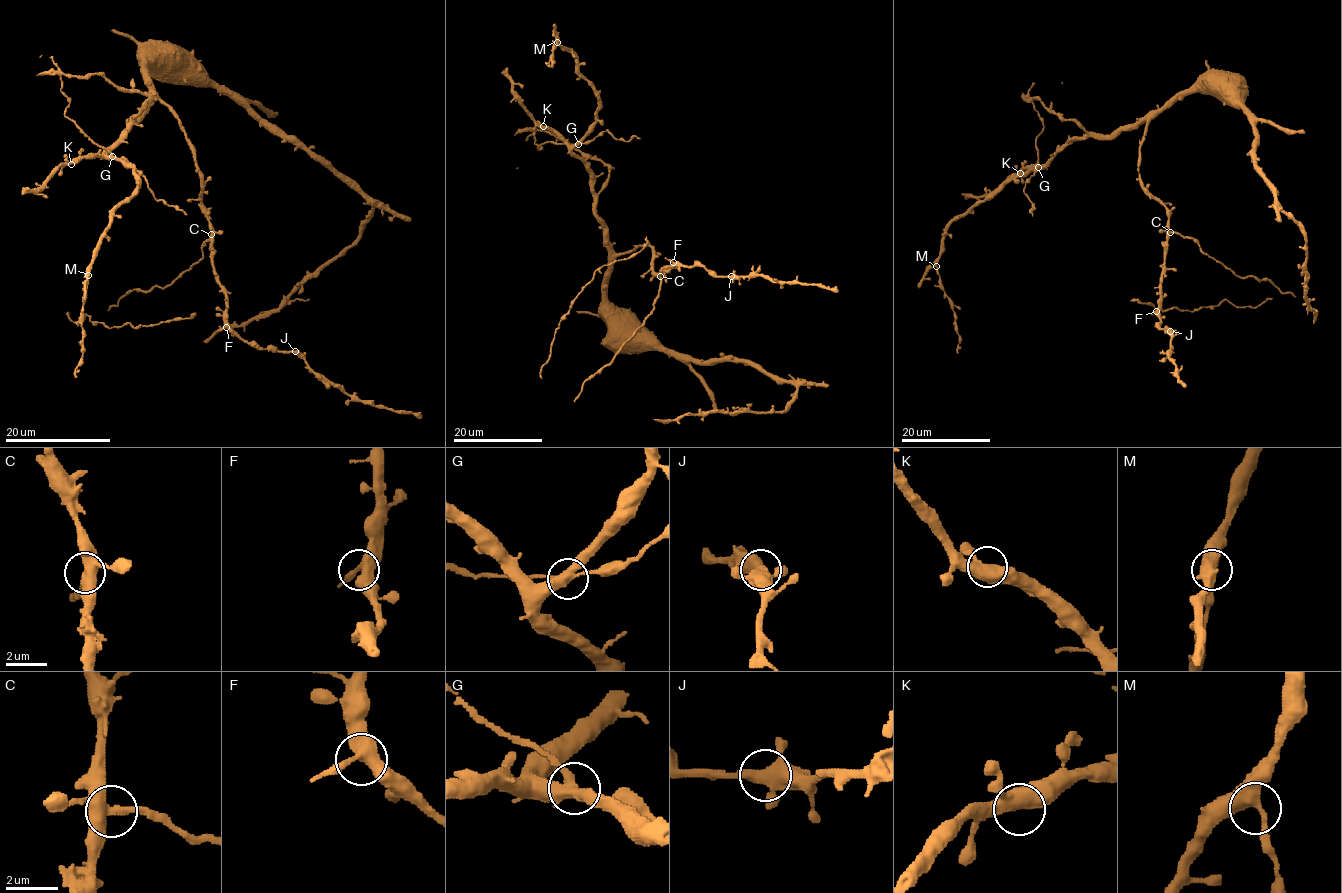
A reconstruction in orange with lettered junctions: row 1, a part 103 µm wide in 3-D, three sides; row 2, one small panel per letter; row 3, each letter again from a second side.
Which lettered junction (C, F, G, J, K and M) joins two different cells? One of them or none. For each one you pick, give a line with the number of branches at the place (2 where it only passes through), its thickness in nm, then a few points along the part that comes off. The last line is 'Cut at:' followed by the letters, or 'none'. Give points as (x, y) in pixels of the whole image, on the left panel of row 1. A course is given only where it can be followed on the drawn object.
C: Branches: 4. Thickness 440 nm. Course of the part to remove: (210, 234), (202, 247), (202, 256), (164, 288), (129, 290), (117, 306), (107, 310)
Cut at: C

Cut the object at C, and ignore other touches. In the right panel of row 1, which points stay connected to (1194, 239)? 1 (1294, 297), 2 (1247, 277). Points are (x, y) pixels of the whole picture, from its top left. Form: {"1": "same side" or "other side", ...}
{"1": "same side", "2": "same side"}

